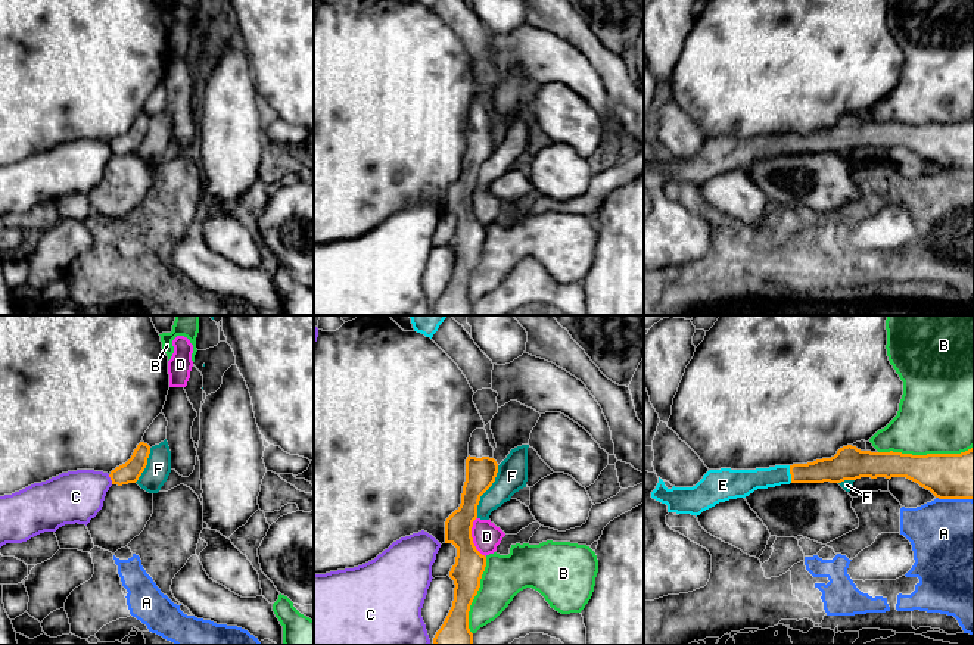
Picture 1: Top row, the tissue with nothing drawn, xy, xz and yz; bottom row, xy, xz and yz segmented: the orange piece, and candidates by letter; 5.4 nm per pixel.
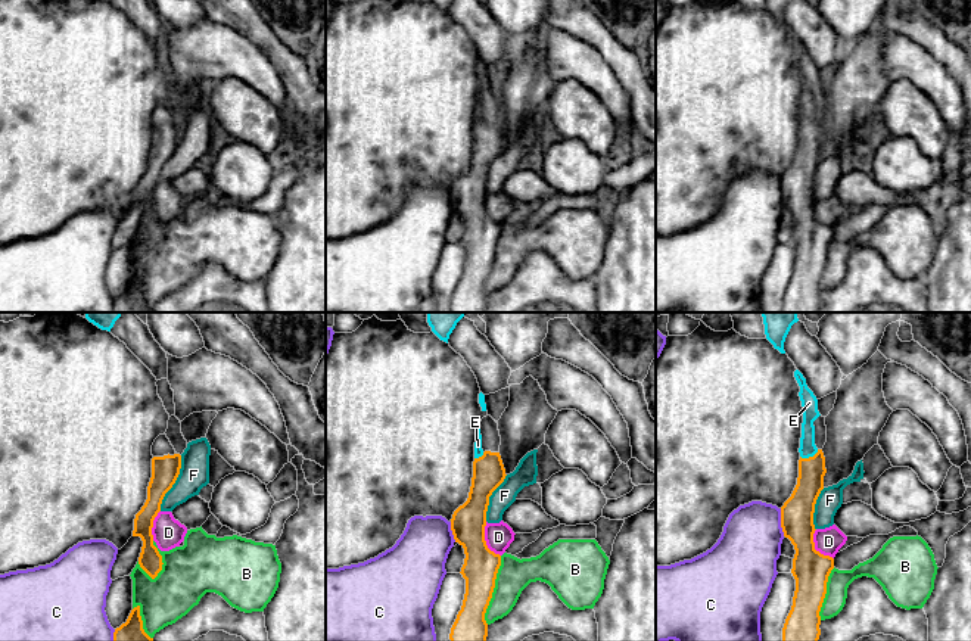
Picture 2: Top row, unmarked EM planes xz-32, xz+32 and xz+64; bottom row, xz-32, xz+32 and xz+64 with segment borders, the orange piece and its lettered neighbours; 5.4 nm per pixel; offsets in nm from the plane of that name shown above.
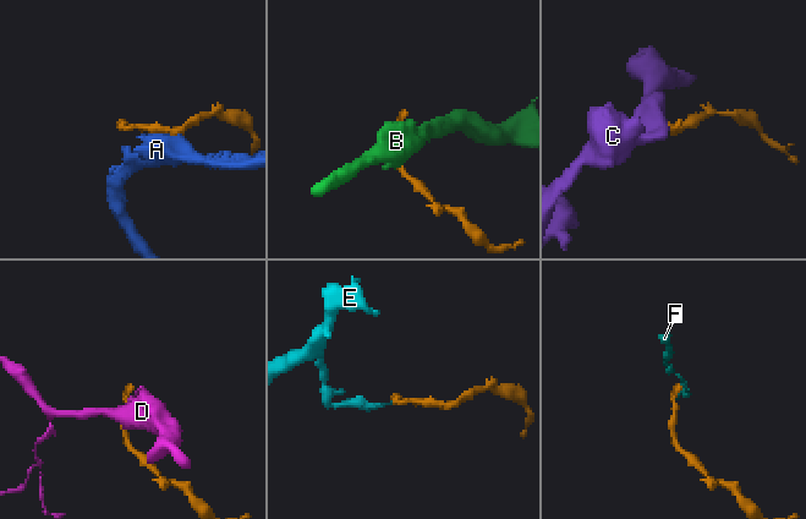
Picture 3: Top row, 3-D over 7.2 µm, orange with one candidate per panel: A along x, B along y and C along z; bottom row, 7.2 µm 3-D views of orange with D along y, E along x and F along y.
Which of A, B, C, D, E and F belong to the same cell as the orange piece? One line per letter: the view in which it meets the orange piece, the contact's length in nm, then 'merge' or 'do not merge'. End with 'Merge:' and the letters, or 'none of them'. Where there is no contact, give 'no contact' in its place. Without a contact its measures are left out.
A: yz | 200 nm | do not merge
B: yz | 500 nm | do not merge
C: xy | 60 nm | do not merge
D: xz | 220 nm | do not merge
E: yz | 100 nm | merge
F: xz | 320 nm | do not merge
Merge: E

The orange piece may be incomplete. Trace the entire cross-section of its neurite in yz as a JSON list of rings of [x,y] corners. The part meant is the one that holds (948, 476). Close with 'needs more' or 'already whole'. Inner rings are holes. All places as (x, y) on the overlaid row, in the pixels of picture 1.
[[[847,445],[837,451],[831,458],[816,459],[807,464],[775,465],[756,470],[709,470],[703,479],[693,487],[668,489],[659,477],[651,498],[666,504],[668,512],[700,515],[703,511],[719,502],[746,498],[757,489],[768,489],[790,483],[841,483],[861,477],[906,477],[921,487],[930,490],[939,499],[973,499],[974,501],[974,446],[961,454],[927,454],[912,455],[902,452],[871,452],[861,451]]]; needs more

